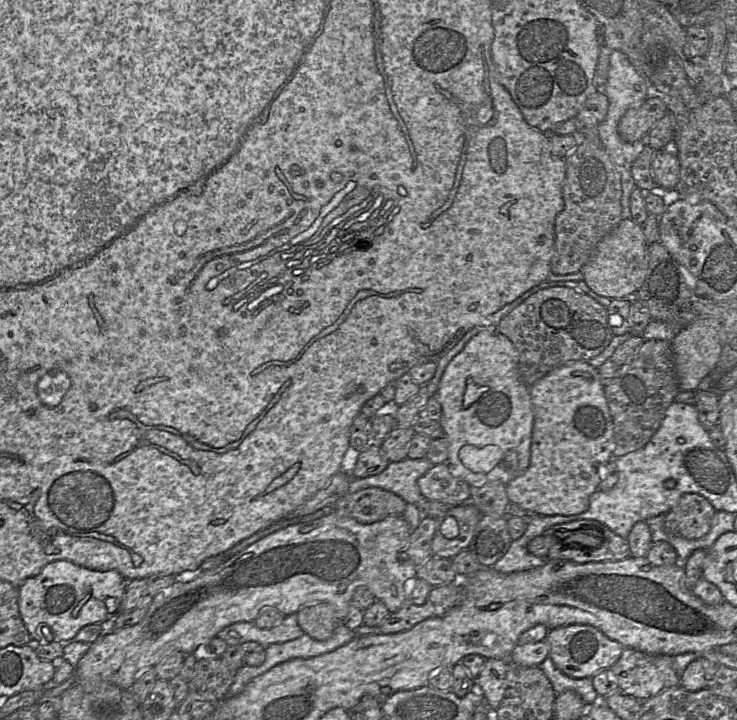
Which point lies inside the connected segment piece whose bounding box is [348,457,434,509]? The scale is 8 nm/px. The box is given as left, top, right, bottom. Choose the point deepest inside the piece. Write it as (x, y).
(401, 478)

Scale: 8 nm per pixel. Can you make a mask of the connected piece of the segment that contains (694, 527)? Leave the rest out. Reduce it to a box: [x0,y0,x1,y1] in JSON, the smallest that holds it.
[664,493,717,539]

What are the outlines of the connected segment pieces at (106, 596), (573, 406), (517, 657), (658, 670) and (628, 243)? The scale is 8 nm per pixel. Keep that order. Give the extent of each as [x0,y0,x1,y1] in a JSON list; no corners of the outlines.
[[19,560,127,647],[505,361,614,516],[507,625,549,667],[608,648,680,700],[581,219,648,299]]

